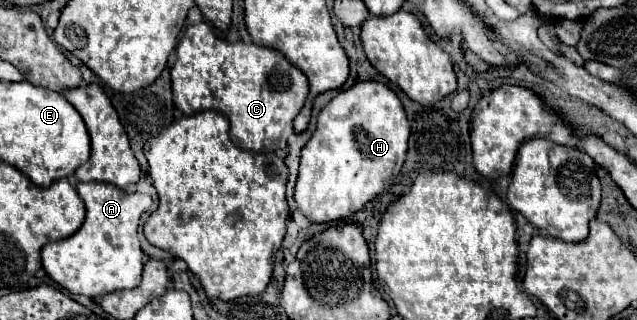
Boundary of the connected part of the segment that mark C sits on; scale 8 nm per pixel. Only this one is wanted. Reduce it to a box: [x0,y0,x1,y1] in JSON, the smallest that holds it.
[172,23,308,153]

